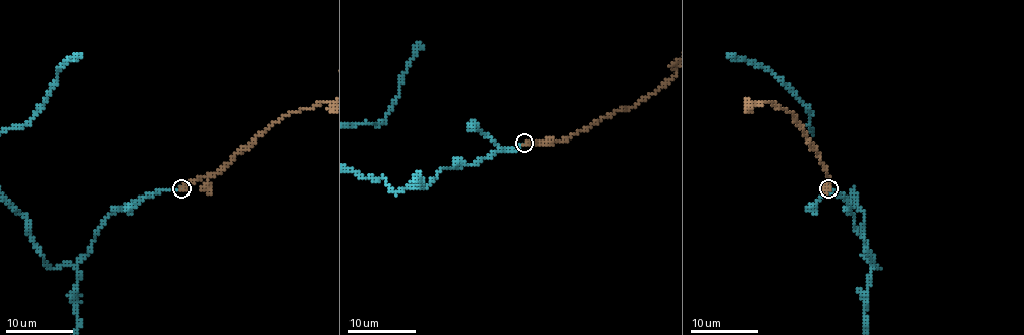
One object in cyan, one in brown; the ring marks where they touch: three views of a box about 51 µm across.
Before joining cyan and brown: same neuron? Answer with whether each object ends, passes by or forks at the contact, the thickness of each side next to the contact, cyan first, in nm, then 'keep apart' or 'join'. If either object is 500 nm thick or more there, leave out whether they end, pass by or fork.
cyan ends there; brown ends there; 190 nm thick on the cyan side, 480 nm on the other; join

